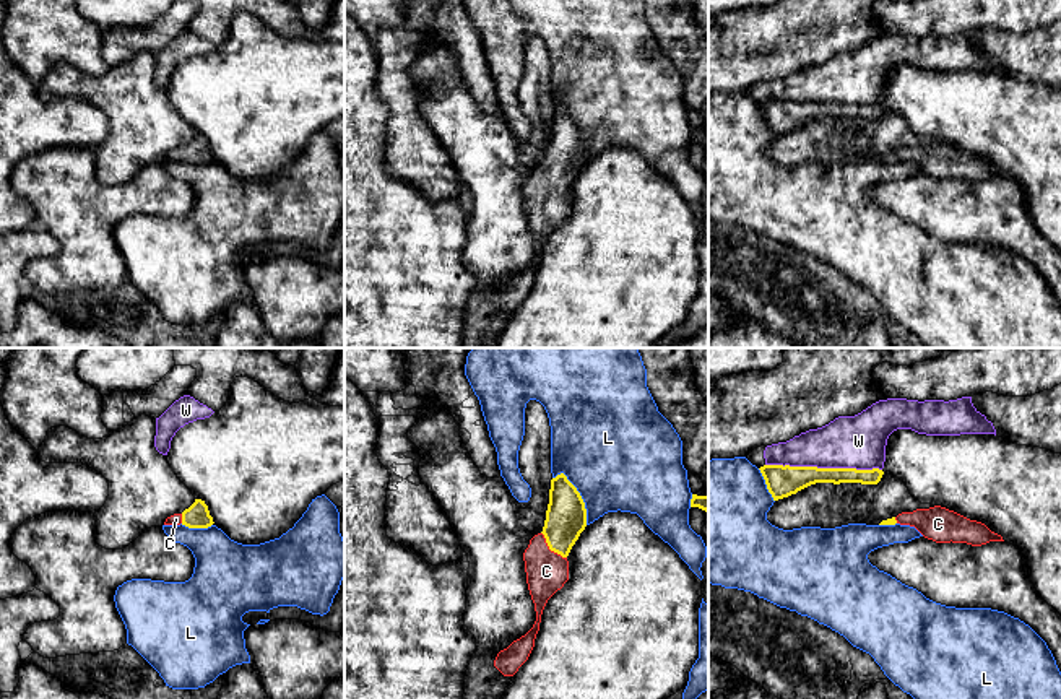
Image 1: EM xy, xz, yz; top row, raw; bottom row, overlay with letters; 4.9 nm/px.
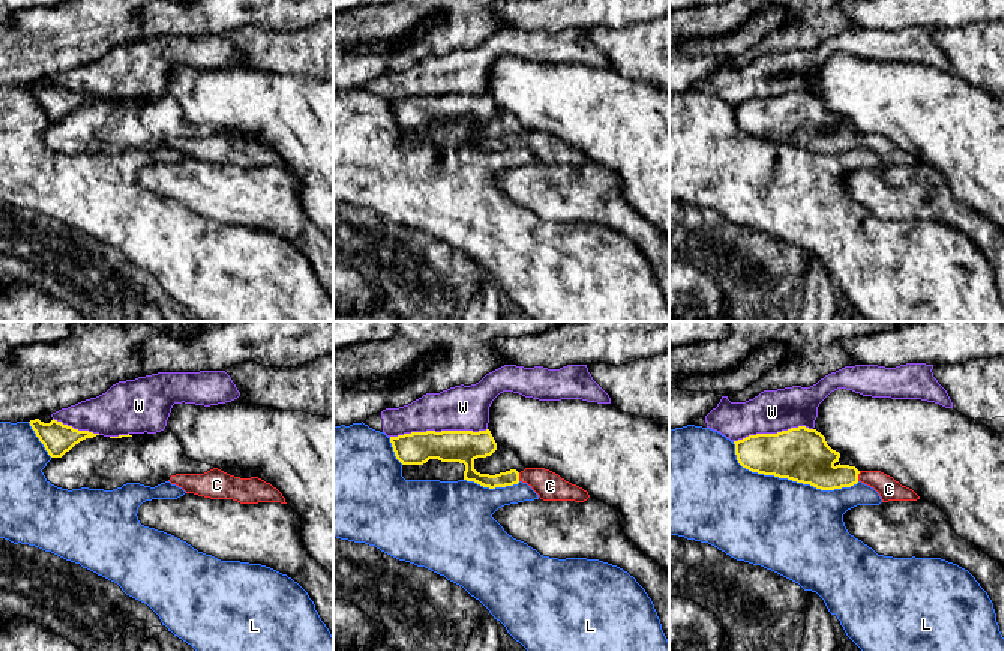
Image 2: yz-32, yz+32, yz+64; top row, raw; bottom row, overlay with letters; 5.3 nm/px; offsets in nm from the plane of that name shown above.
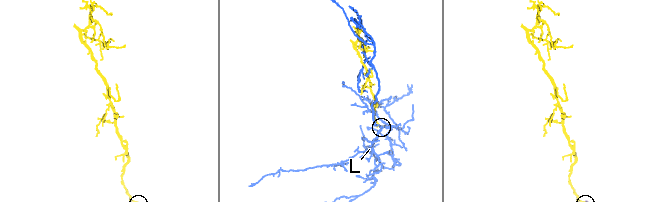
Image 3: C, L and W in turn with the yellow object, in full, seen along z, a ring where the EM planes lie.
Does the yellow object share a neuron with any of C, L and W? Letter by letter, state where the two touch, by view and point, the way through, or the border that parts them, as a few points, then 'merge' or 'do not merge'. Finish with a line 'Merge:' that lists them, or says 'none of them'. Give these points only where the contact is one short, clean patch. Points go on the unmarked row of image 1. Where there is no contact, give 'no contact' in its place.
C: xz (549, 184) | across xz (566, 153), (558, 174), (549, 184), (546, 207) | merge
L: xz (580, 132) | do not merge
W: yz (824, 104) | do not merge
Merge: C

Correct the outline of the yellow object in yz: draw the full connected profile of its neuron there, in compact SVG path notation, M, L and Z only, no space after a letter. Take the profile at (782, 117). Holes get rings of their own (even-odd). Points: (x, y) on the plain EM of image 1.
M764 101L759 104L773 137L796 130L798 127L816 119L861 119L877 120L884 111L882 106L856 104L817 104L817 102L790 102Z

